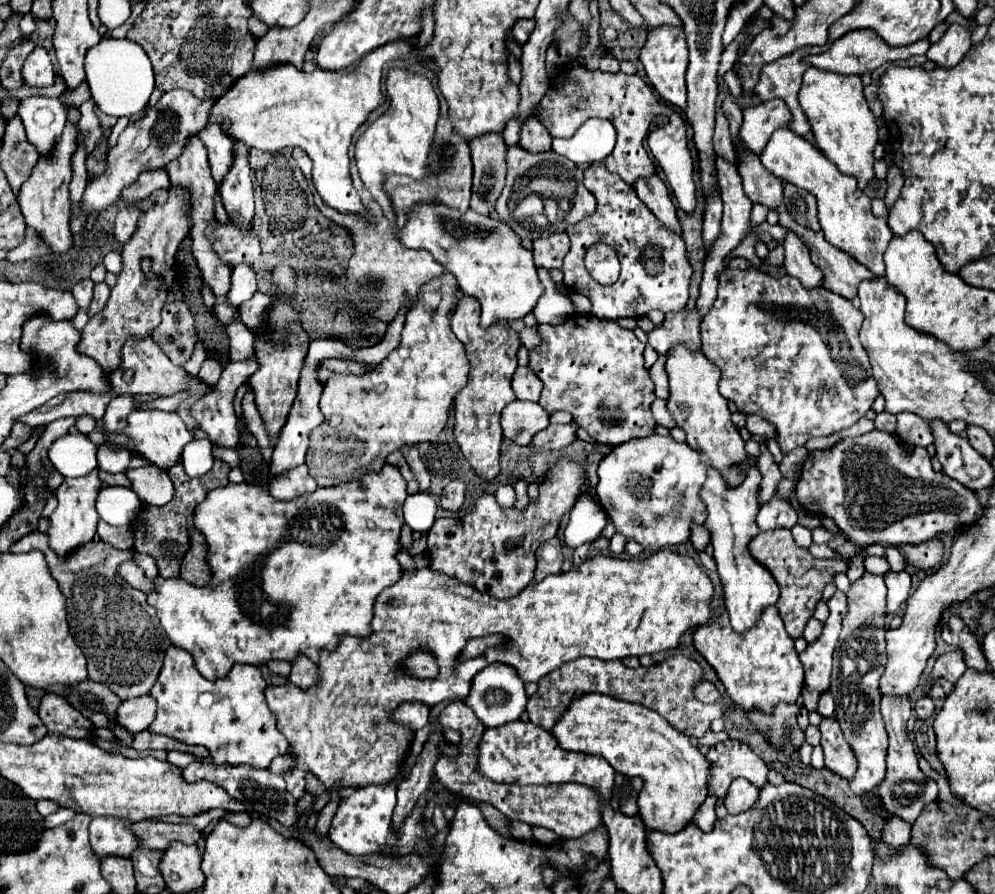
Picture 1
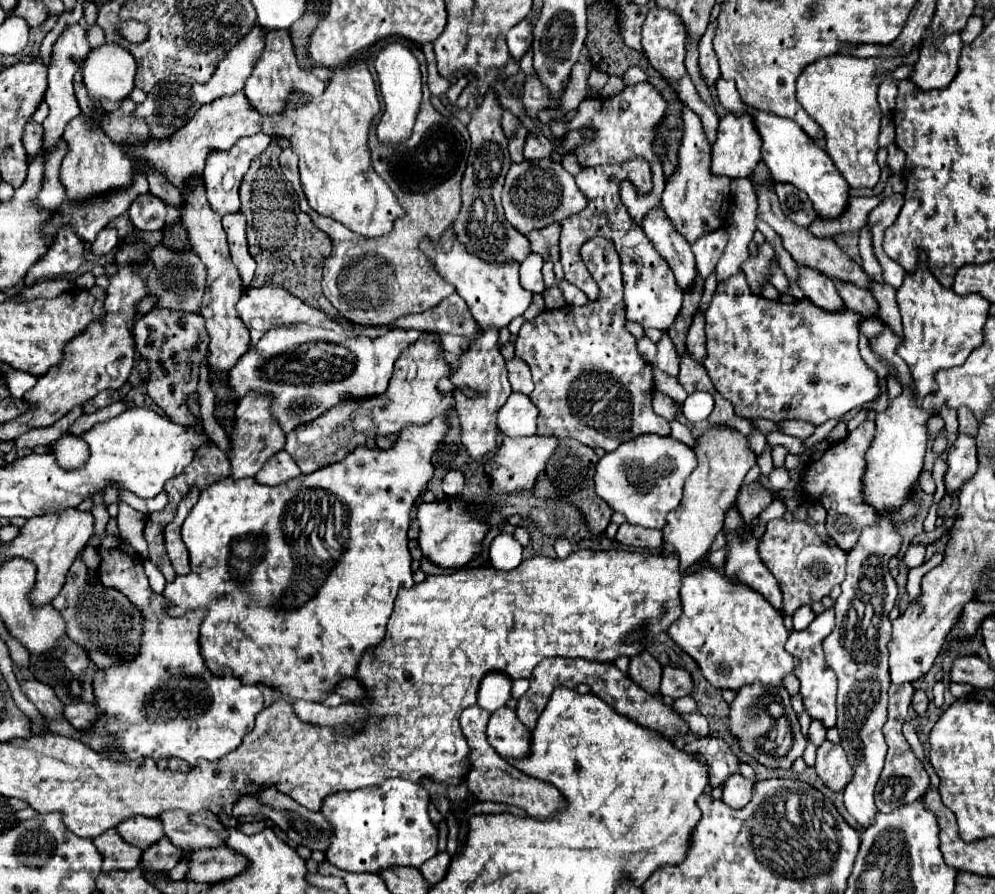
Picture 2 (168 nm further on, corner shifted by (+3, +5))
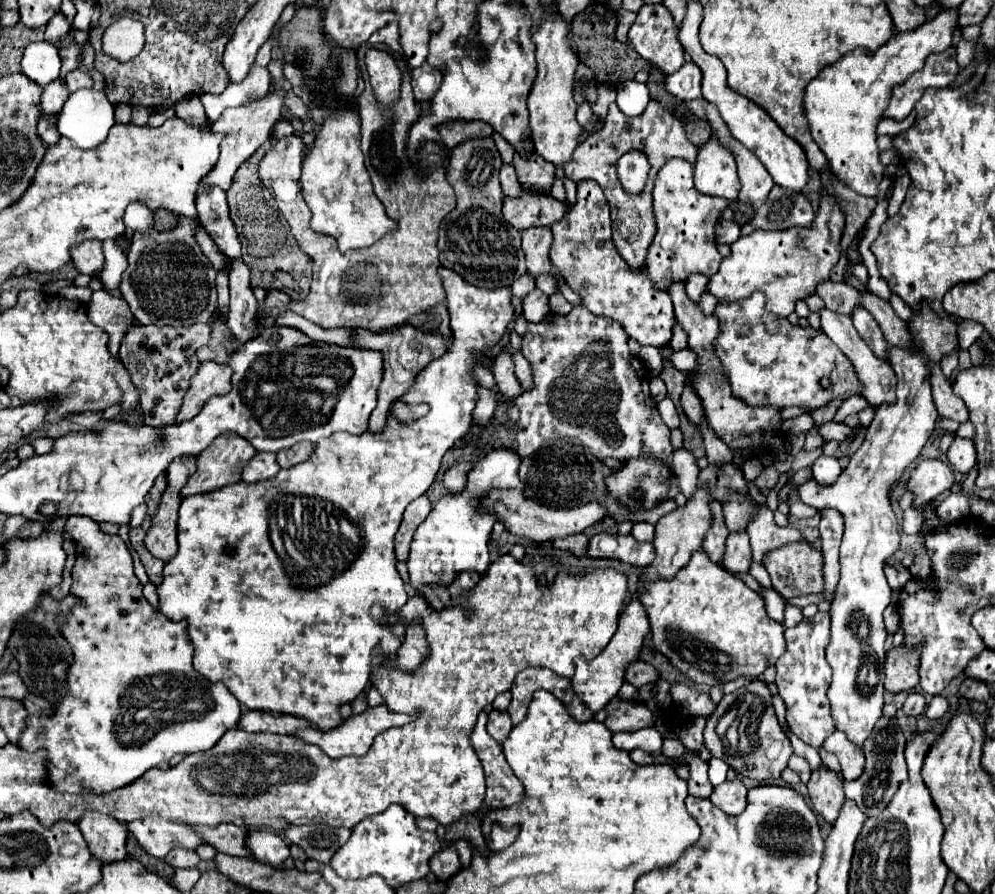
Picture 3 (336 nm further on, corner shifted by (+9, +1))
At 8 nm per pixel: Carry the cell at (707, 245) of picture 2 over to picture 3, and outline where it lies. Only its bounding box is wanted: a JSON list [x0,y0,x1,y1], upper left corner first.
[687,274,707,302]

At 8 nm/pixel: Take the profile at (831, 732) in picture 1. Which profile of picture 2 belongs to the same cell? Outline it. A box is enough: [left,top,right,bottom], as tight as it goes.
[815,740,853,792]

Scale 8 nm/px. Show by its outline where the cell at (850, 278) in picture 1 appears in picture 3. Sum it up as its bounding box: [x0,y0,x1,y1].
[851,306,887,358]

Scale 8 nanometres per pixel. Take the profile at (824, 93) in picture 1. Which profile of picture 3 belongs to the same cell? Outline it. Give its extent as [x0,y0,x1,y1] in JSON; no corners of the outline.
[803,8,959,196]

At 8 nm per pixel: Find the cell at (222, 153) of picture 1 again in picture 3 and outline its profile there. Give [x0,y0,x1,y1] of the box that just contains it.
[197,186,241,258]

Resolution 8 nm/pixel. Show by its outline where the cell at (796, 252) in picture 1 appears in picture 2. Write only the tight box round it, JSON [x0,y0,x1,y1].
[799,270,845,312]

